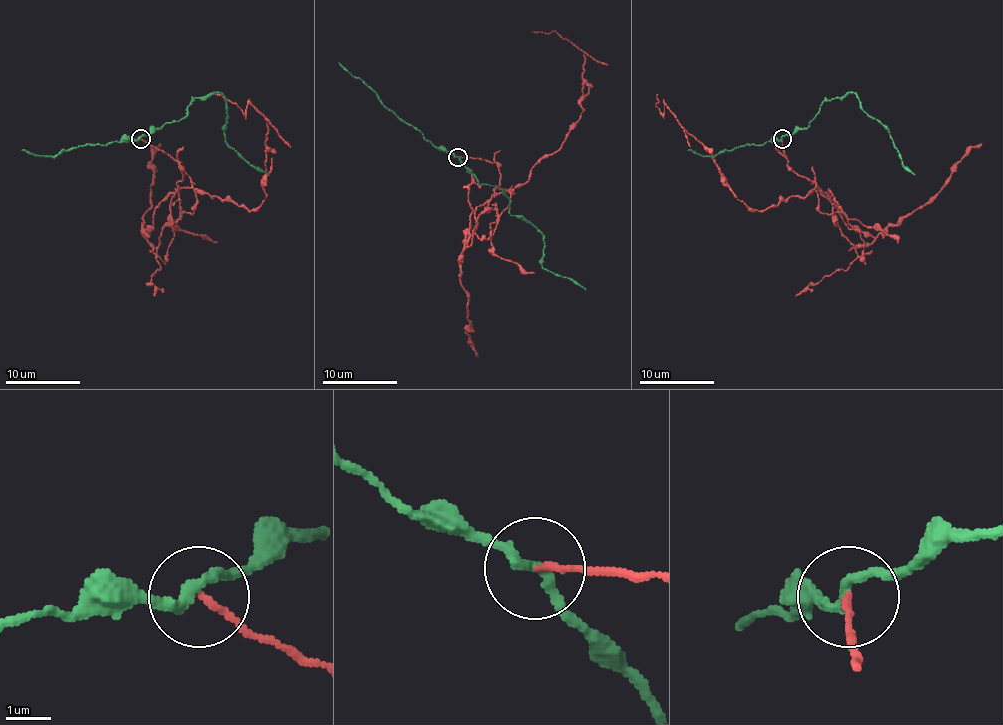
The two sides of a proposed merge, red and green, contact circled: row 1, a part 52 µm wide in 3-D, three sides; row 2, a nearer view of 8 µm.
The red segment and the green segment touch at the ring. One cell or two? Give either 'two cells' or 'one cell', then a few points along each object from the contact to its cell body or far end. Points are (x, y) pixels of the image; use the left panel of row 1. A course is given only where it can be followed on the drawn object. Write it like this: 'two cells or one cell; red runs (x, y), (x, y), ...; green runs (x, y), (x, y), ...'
two cells; red runs (141, 138), (178, 162), (180, 187), (254, 211), (265, 198), (267, 120), (250, 105), (243, 112), (215, 94); green runs (141, 138), (163, 125), (180, 122), (193, 97), (206, 97), (219, 92), (226, 107), (226, 142), (269, 175)

